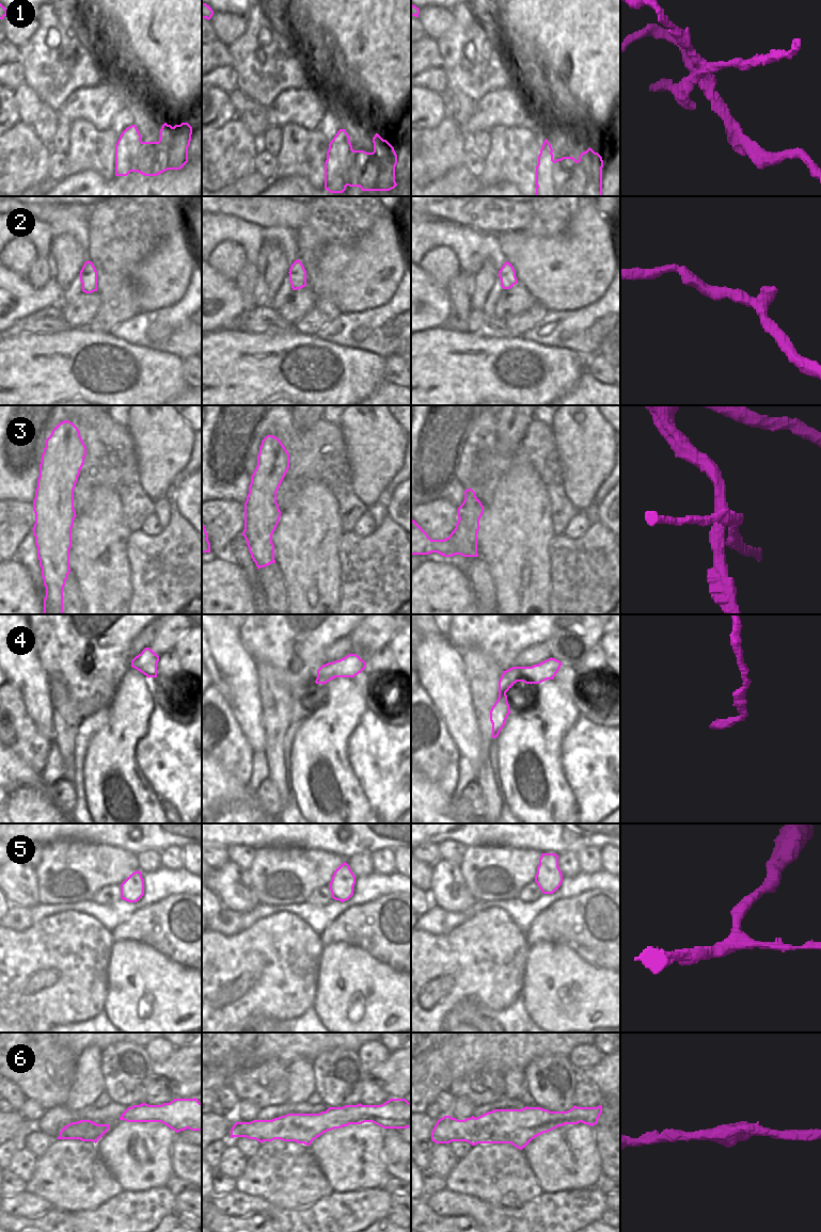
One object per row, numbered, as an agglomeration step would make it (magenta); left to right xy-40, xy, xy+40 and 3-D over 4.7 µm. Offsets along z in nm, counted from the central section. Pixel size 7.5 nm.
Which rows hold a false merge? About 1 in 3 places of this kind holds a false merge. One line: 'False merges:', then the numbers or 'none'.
False merges: 1, 3

